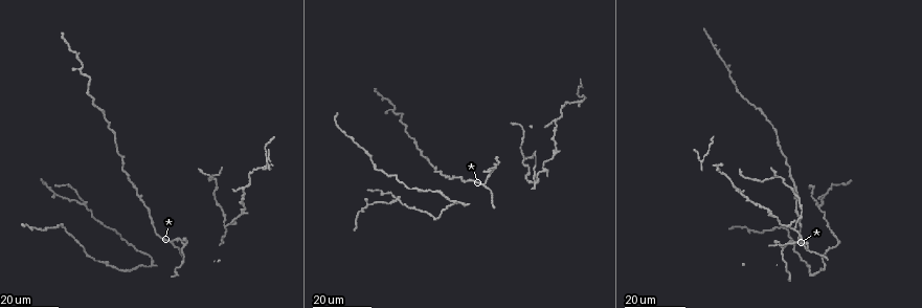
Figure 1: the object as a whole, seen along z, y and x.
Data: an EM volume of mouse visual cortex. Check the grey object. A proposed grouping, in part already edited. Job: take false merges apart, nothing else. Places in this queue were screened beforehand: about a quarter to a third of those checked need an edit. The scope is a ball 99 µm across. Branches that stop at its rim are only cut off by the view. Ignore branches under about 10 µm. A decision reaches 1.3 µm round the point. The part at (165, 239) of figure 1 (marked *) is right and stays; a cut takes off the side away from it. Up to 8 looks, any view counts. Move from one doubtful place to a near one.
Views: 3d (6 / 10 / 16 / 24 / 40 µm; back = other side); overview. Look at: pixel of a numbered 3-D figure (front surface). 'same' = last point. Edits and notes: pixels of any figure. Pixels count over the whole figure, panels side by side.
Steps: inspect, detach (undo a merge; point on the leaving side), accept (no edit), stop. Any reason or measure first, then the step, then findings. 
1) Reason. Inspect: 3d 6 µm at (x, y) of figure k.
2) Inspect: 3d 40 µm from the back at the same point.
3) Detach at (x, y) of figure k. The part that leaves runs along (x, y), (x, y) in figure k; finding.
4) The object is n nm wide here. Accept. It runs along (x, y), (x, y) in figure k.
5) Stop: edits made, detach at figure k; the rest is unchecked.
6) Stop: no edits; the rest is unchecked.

Inspect: 3d 24 µm at (785, 160) of figure 1.

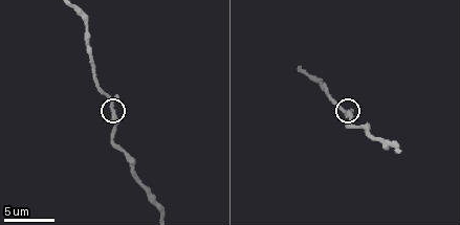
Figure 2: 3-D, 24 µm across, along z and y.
Inspect: 3d 10 µm at (112, 106) of figure 2.

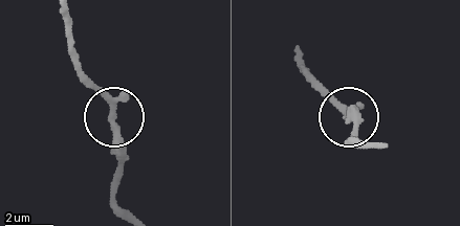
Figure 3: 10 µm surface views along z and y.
Inspect: 3d 6 µm at (115, 121) of figure 3.

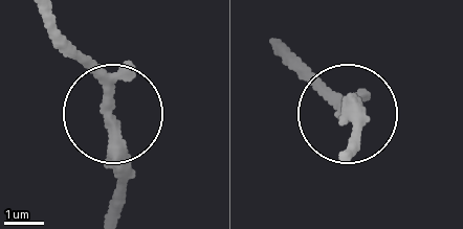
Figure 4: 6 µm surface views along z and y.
The object is 240 nm wide here. Accept. It runs along (112, 213), (118, 174), (109, 93), (45, 27) in figure 4; one neuron here.

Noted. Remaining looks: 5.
Sudden change in width. Inspect: 3d 16 µm at (757, 180) of figure 1.

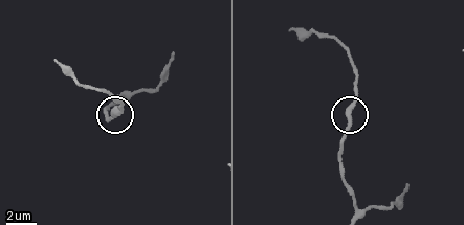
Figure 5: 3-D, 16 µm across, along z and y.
Inspect: 3d 10 µm at (349, 126) of figure 5.

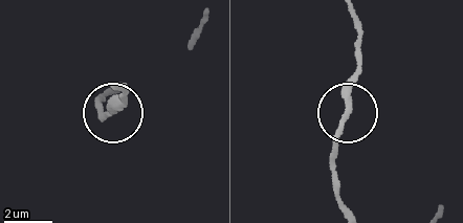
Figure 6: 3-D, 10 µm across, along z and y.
The object is 250 nm wide here. Accept. It runs along (349, 209), (334, 150), (358, 65), (358, 38) in figure 6; all the same neuron.

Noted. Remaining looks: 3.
Sudden change in width. Inspect: 3d 16 µm at (217, 204) of figure 1.

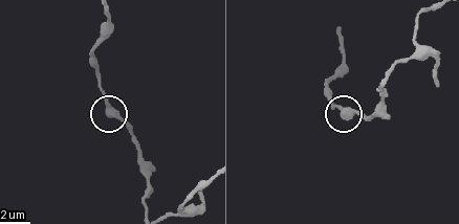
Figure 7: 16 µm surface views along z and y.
Inspect: 3d 10 µm at (109, 105) of figure 7.

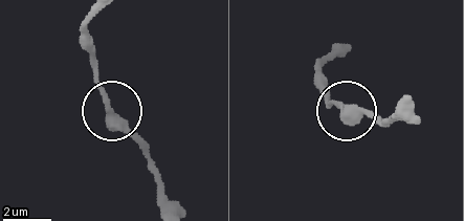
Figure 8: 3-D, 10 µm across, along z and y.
Accept. One neuron here.

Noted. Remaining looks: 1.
Stop: no edits; the rest is unchecked.

